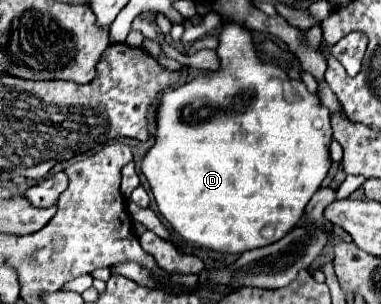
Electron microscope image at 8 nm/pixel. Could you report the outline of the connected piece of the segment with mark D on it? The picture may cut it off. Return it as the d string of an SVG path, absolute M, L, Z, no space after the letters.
M222 17L222 31L218 35L218 41L220 41L218 49L216 49L216 55L220 59L218 71L198 75L198 77L190 79L188 83L184 83L182 87L176 87L176 89L166 91L162 95L162 99L158 103L158 111L156 111L156 141L142 159L142 173L150 183L158 211L166 217L166 221L172 225L172 229L184 241L200 245L200 247L208 247L208 249L218 251L218 253L240 255L244 251L258 249L258 247L264 247L264 245L270 245L270 243L282 239L300 221L306 203L318 191L320 183L324 181L324 177L330 171L330 165L332 165L332 159L330 159L332 129L330 129L330 111L328 111L328 107L320 105L320 99L316 93L310 93L302 81L290 79L286 75L286 71L280 69L278 65L264 63L258 57L252 33L246 25Z

